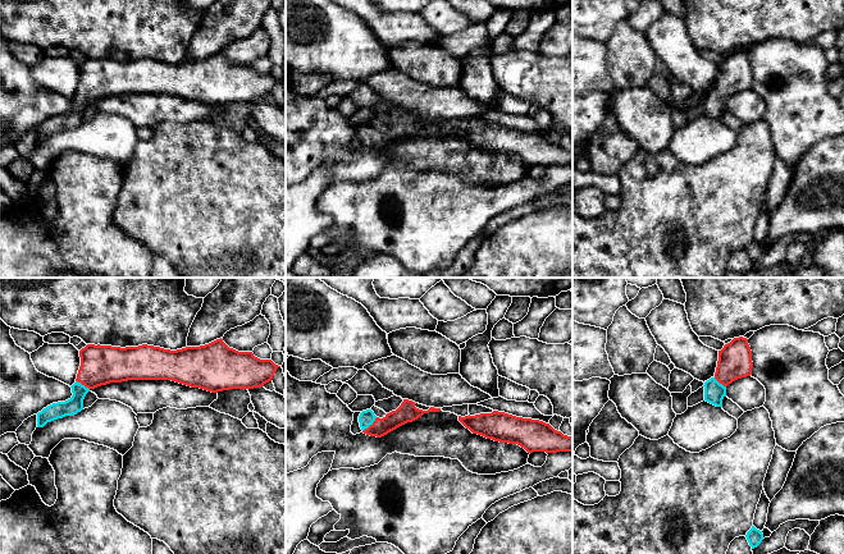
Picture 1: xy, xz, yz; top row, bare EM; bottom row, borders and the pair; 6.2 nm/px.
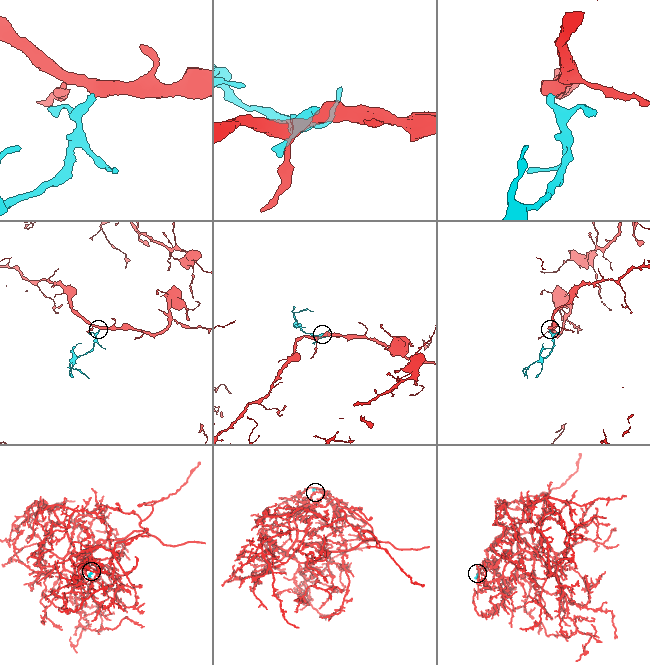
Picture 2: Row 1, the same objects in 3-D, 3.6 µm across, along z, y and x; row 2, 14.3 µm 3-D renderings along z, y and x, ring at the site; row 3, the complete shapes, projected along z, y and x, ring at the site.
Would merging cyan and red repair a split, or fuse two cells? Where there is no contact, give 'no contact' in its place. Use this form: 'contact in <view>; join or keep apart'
contact in xz; join

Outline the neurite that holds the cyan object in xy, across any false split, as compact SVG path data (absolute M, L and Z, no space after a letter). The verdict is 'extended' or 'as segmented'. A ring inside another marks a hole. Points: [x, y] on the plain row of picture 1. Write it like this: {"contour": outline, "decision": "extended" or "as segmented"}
{"contour": "M223 52L177 64L142 58L111 60L87 58L79 64L81 79L72 111L47 119L37 127L44 141L83 123L86 107L97 100L128 93L172 93L211 106L229 102L254 102L272 95L278 78L260 73L252 65L229 61Z", "decision": "extended"}

